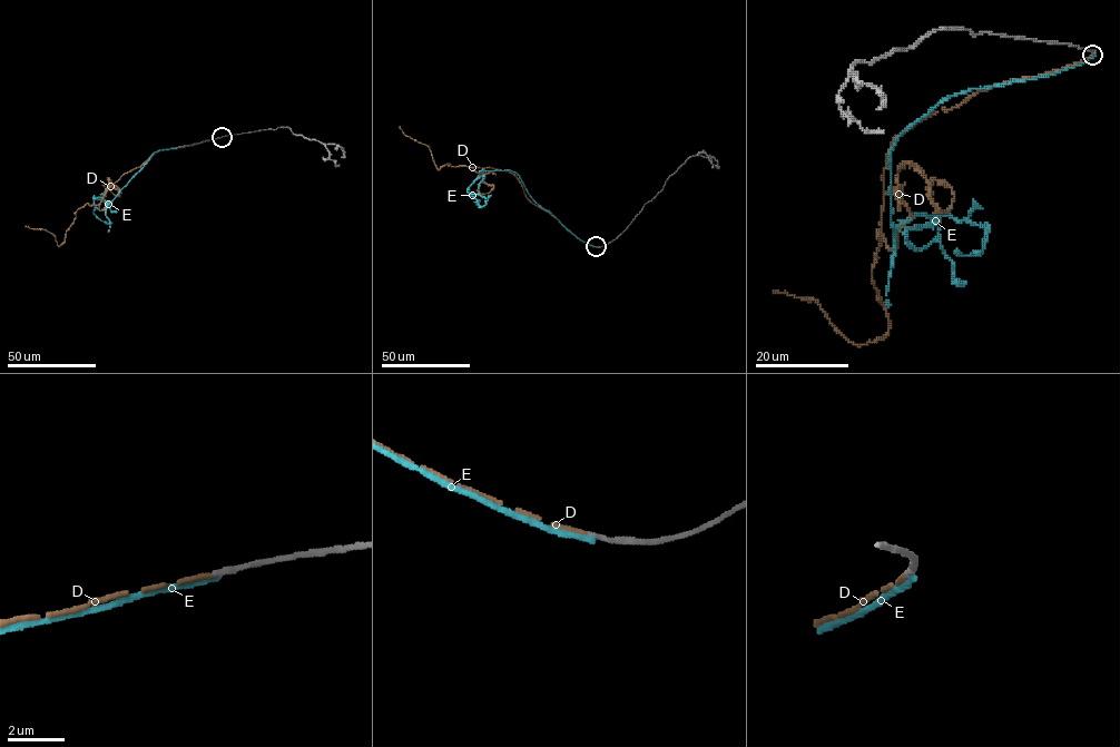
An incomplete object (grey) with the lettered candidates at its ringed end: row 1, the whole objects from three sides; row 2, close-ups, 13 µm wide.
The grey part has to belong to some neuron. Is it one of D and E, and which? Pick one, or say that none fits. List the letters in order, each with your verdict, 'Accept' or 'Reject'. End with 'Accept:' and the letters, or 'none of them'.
D: Accept
E: Reject
Accept: D

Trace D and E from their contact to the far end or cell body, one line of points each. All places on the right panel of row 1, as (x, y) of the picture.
D: (1092, 55), (976, 91), (891, 141), (872, 271), (888, 321), (883, 337), (850, 343), (815, 301), (774, 290)
E: (1093, 55), (944, 98), (897, 137), (892, 229), (949, 214), (986, 231), (979, 251), (954, 252)

